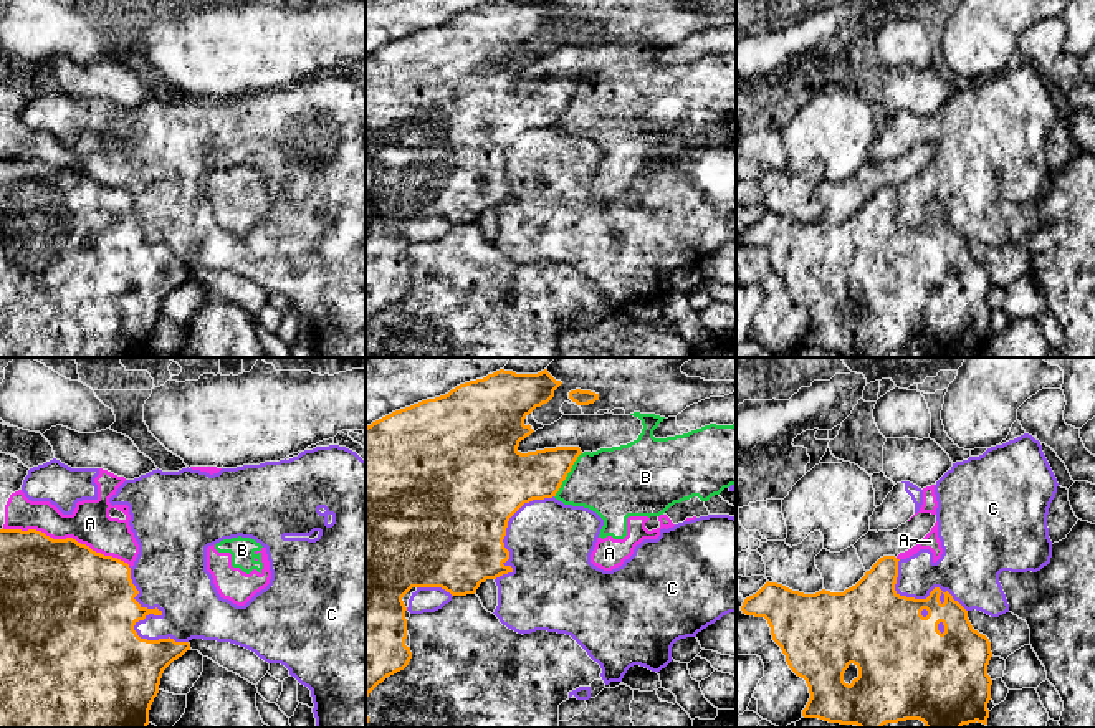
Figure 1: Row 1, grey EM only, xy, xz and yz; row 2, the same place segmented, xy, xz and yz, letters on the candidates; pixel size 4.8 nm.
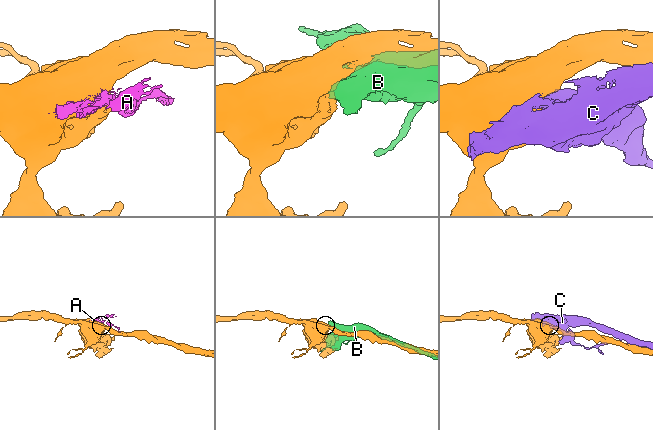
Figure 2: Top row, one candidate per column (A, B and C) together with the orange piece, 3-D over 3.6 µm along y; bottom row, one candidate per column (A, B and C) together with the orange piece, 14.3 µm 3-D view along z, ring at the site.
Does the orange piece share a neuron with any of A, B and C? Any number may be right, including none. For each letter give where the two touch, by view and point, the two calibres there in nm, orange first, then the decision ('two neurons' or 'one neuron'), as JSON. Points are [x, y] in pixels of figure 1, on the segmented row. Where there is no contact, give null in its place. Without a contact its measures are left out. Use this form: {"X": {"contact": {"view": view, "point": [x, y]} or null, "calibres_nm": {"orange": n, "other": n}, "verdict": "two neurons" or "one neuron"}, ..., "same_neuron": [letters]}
{"A": {"contact": {"view": "xy", "point": [66, 538]}, "calibres_nm": {"orange": 480, "other": 200}, "verdict": "two neurons"}, "B": {"contact": {"view": "xz", "point": [566, 475]}, "calibres_nm": {"orange": 260, "other": 340}, "verdict": "two neurons"}, "C": {"contact": {"view": "xy", "point": [148, 614]}, "calibres_nm": {"orange": 380, "other": 360}, "verdict": "two neurons"}, "same_neuron": []}

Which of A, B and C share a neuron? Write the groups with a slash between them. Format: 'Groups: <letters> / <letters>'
Groups: A / B / C

